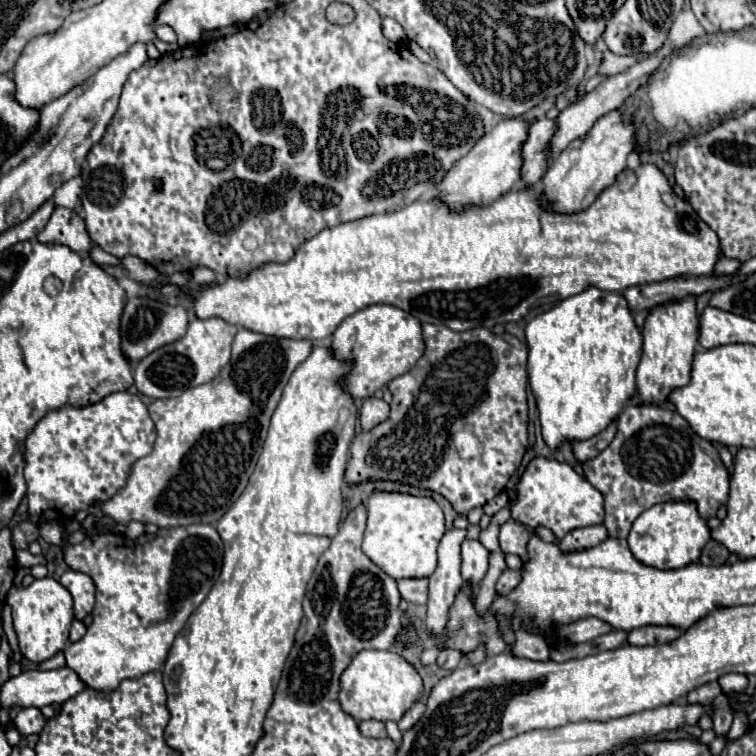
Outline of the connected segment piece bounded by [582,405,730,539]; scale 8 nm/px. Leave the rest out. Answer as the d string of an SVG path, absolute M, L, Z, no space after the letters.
M628 405L618 417L618 433L616 433L614 441L598 457L582 463L582 469L584 469L586 479L600 493L604 493L604 509L606 509L604 525L608 529L610 537L626 539L636 517L642 511L646 511L658 503L694 501L702 519L716 517L716 511L726 503L728 481L730 481L728 469L718 459L720 457L718 457L716 449L712 447L712 443L700 439L692 431L688 421L684 421L684 417L680 417L676 411L670 411L670 409L658 407L658 405Z

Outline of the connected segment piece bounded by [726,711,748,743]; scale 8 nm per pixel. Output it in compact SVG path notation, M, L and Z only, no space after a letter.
M737 711L732 726L726 734L728 743L741 737L748 729L748 719L743 711Z

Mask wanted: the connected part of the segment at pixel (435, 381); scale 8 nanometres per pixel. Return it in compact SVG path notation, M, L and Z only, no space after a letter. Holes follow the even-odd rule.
M424 323L422 335L424 335L426 349L424 349L422 357L418 359L418 363L408 373L392 379L390 385L388 385L390 389L394 389L392 415L384 423L376 425L372 431L362 431L354 437L354 441L350 445L350 461L348 461L348 467L346 467L346 483L350 487L356 487L356 485L366 483L366 481L396 481L396 483L402 481L404 485L412 485L412 487L430 489L434 493L440 493L442 497L446 497L450 501L450 505L454 507L454 511L458 515L468 515L470 509L484 507L492 497L496 497L496 493L502 493L506 489L508 481L512 479L512 475L520 467L522 457L526 453L526 447L528 447L528 431L526 431L526 427L528 427L528 407L526 407L526 357L528 357L528 347L522 341L518 341L514 335L494 335L486 327L478 327L478 329L472 329L472 331L458 333L458 331L448 329L446 325ZM454 427L456 427L456 433L458 431L470 433L470 441L472 441L470 449L462 449L462 437L456 437L456 449L454 449Z

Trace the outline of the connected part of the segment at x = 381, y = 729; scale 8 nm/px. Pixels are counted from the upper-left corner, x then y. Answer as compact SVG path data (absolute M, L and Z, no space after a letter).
M362 721L360 723L360 731L366 737L388 737L386 735L386 727L382 721Z

